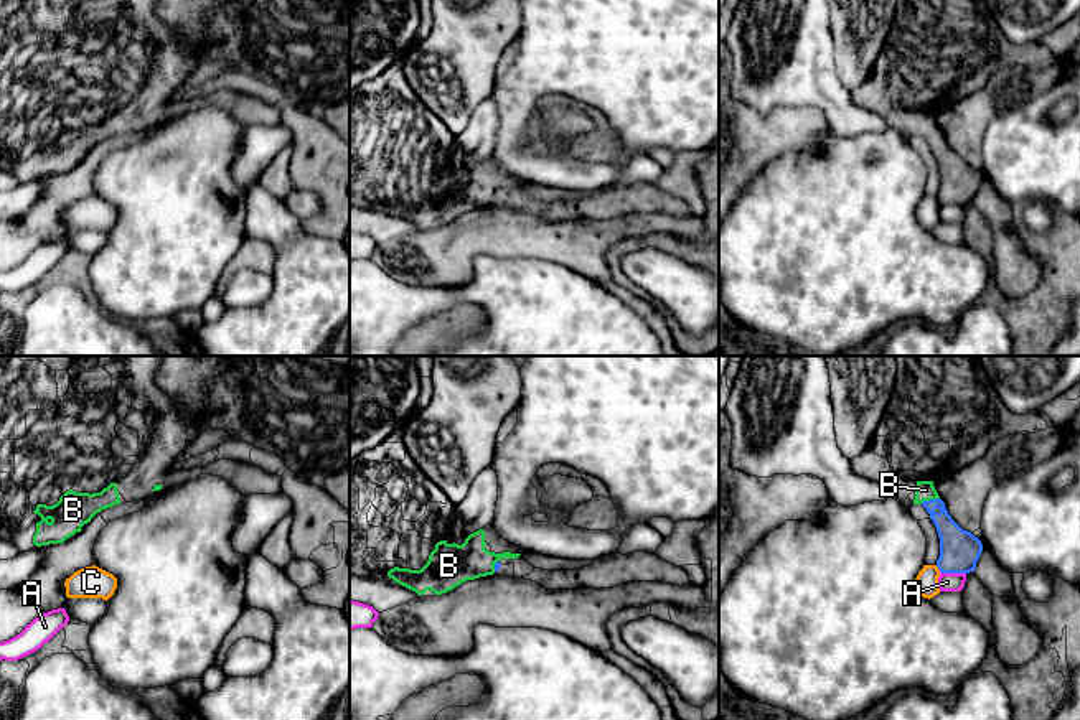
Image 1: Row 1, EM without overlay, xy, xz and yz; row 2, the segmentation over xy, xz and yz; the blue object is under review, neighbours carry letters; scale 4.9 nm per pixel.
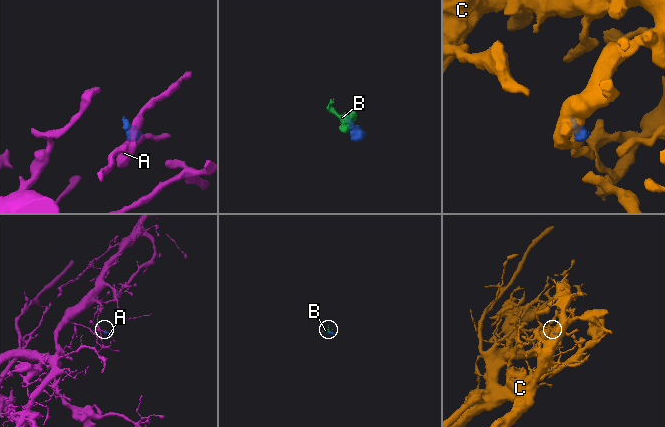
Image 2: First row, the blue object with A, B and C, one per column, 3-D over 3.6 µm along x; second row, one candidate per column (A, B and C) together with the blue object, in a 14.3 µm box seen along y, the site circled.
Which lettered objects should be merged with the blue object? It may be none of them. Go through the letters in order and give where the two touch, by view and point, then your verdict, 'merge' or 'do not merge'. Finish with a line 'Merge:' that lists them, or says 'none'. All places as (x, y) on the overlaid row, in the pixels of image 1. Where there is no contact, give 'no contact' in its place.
A: contact yz (953, 572); do not merge
B: contact yz (929, 501); merge
C: contact yz (939, 569); do not merge
Merge: B

